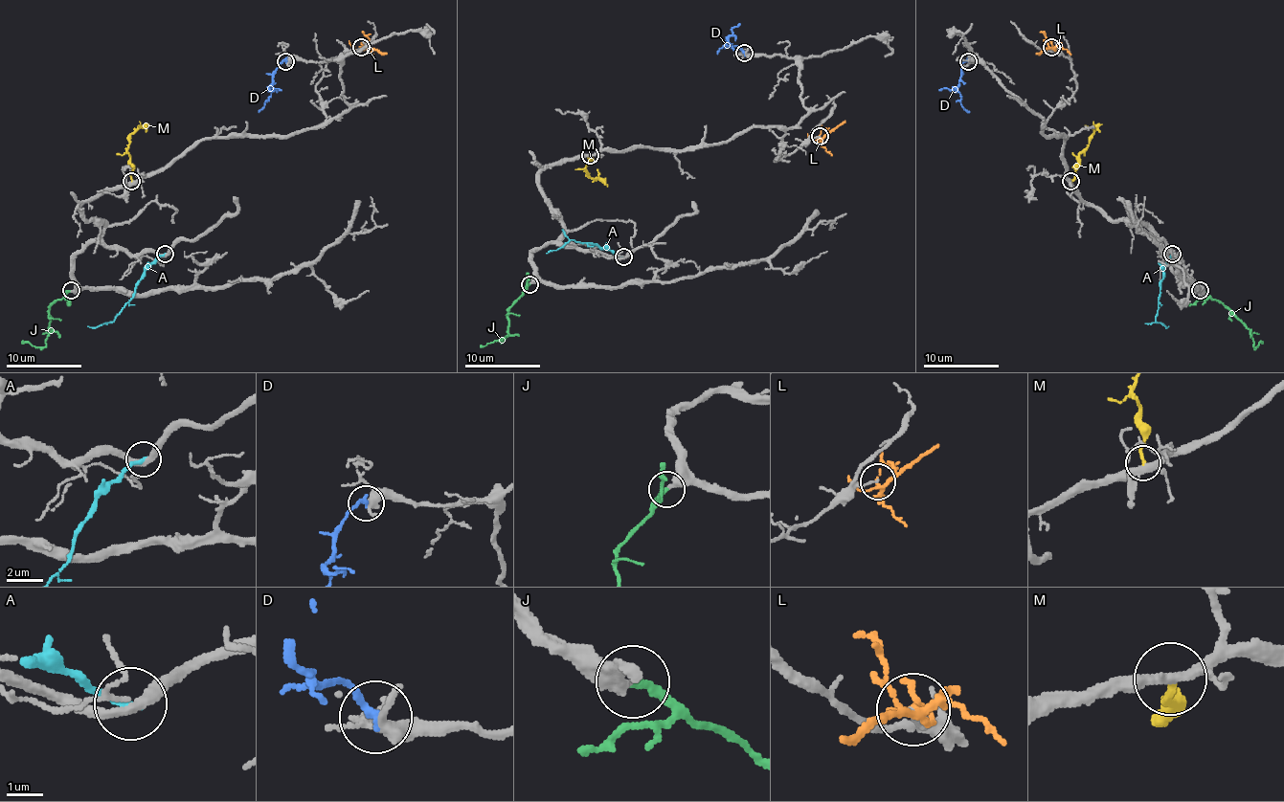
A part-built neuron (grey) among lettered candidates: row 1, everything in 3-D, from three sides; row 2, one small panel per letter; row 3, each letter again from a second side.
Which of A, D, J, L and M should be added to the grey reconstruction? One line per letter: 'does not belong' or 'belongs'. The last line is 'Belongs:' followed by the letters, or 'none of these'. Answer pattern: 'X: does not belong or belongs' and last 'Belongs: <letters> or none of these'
A: does not belong
D: does not belong
J: belongs
L: does not belong
M: does not belong
Belongs: J

